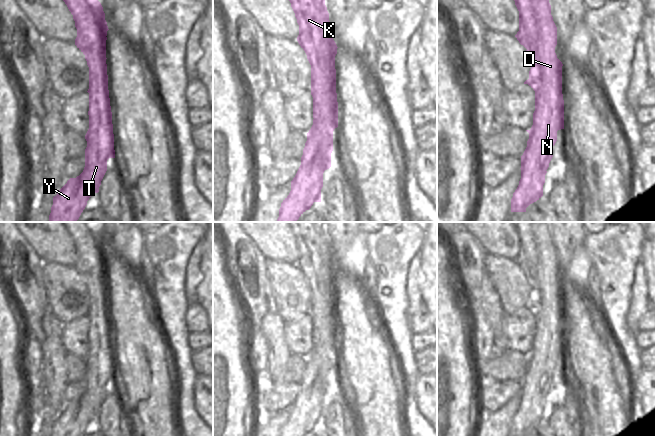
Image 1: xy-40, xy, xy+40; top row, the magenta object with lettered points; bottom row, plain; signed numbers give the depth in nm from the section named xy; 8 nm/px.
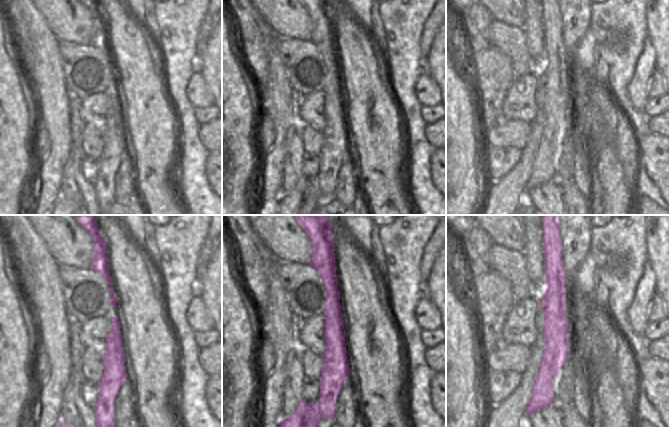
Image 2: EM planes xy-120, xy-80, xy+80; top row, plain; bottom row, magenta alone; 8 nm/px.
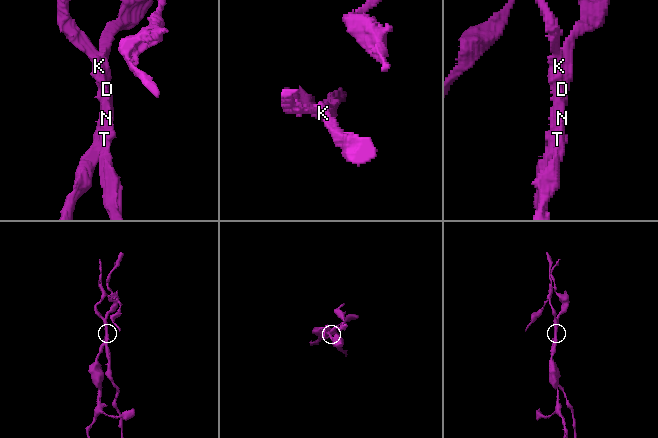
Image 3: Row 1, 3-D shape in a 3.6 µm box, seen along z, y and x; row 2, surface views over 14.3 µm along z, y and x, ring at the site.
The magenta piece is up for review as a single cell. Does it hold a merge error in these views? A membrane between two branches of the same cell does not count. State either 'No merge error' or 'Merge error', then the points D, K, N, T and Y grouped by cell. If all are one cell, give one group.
Merge error. Groups: D N Y / K T

